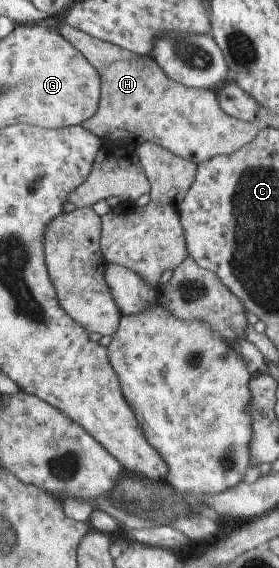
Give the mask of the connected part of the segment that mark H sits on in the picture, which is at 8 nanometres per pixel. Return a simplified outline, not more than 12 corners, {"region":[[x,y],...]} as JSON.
{"region":[[58,21],[98,69],[101,137],[197,165],[256,140],[215,90]]}

